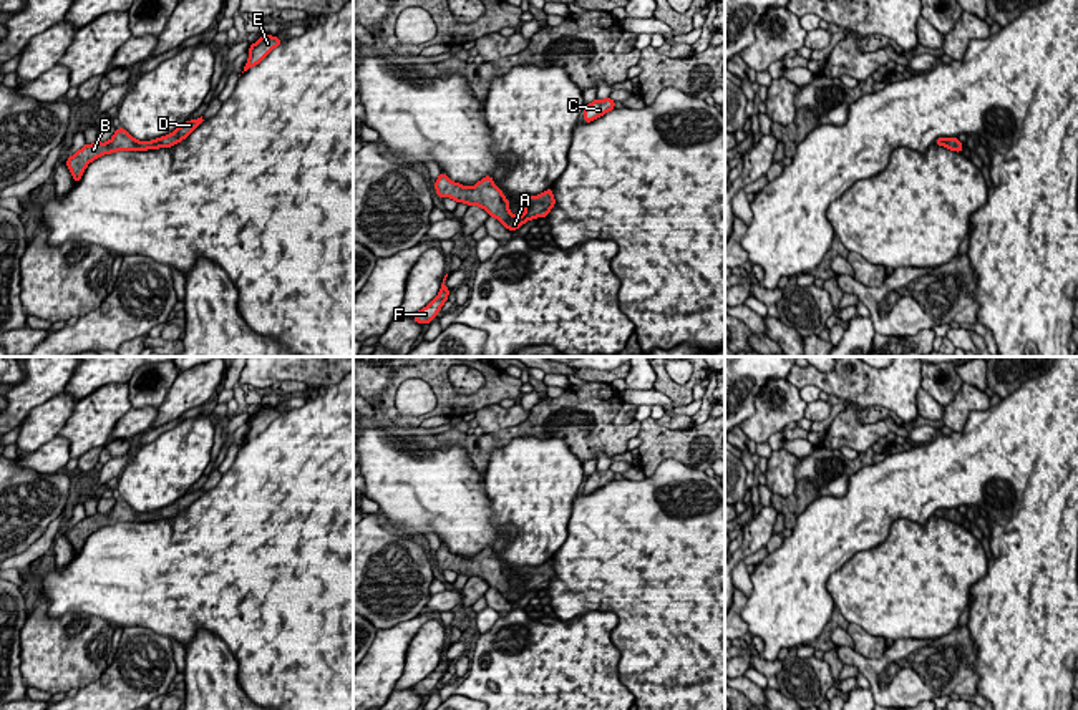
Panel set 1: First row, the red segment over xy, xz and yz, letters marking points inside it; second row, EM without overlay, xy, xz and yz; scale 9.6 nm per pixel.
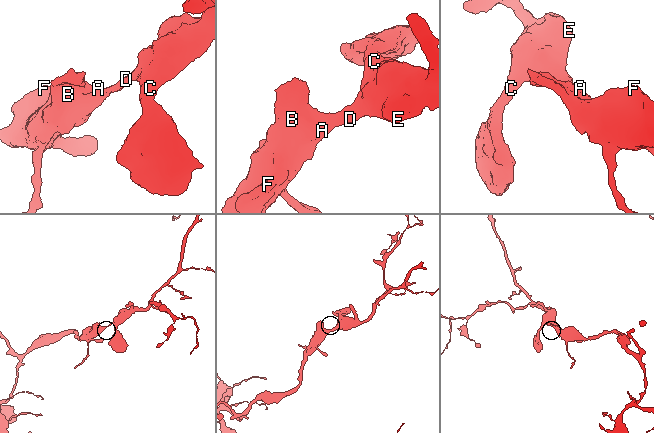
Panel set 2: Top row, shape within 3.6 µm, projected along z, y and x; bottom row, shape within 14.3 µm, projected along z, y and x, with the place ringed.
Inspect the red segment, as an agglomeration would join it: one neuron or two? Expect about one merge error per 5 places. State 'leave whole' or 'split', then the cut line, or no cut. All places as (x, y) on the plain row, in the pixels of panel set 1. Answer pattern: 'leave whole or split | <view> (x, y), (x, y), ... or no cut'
leave whole | no cut

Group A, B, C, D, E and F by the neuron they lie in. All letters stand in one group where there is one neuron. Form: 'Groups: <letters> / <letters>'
Groups: A B C D E F

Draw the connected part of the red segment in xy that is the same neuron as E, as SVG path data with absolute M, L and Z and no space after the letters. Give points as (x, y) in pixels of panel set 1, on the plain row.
M260 406L260 410L249 418L249 431L244 438L244 443L259 436L280 415L284 415L284 411L279 411L277 408Z

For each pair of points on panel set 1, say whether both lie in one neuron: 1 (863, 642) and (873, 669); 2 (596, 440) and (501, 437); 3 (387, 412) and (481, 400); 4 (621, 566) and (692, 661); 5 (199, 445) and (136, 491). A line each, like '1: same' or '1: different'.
1: different
2: same
3: same
4: same
5: same

